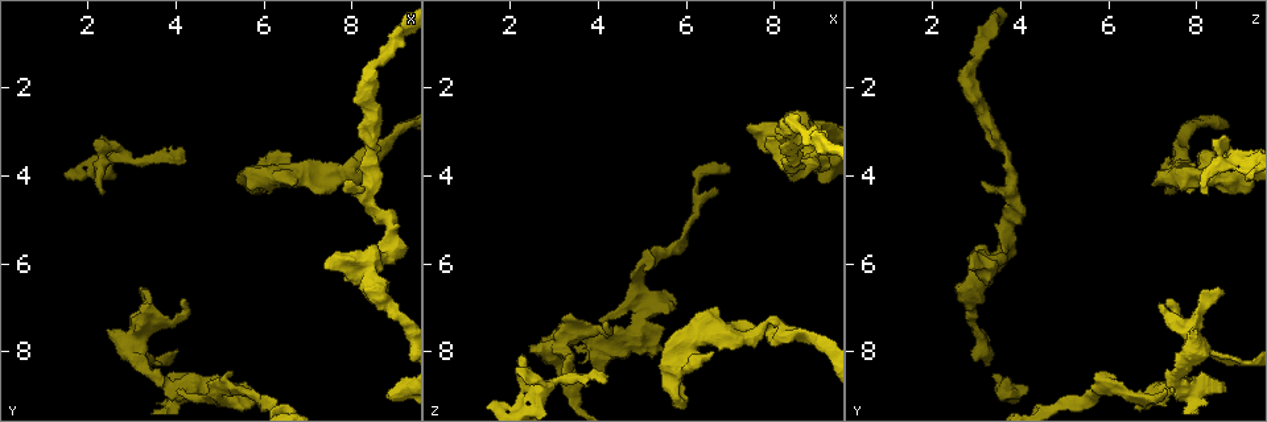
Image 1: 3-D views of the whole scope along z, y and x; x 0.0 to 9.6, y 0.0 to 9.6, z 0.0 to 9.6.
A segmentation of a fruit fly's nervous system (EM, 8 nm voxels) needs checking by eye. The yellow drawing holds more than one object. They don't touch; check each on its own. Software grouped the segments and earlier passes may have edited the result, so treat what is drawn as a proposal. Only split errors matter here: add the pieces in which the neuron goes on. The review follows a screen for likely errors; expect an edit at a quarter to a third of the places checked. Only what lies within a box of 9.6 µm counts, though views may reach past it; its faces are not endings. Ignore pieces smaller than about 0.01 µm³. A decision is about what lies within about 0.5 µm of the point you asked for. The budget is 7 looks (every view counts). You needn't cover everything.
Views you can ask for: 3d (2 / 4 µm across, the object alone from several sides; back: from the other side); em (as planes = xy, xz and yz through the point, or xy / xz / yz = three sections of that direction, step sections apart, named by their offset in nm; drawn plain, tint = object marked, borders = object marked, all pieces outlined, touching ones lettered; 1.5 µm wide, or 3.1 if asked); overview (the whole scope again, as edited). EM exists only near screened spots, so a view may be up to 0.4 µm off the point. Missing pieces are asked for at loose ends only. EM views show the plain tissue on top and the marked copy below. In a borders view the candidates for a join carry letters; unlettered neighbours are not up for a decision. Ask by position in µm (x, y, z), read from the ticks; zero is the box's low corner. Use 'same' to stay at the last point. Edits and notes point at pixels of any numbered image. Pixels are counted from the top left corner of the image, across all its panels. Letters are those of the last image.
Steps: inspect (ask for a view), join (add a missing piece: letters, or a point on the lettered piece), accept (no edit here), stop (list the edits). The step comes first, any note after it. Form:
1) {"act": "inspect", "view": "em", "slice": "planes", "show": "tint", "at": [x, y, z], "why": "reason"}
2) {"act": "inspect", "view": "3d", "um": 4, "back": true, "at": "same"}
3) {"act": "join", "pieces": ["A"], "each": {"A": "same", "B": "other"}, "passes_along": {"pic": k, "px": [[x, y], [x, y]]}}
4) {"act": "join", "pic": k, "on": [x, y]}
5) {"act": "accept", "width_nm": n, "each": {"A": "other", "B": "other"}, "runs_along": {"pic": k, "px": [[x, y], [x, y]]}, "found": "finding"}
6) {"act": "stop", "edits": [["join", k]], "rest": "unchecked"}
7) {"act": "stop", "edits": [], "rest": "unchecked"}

{"act": "inspect", "view": "em", "slice": "planes", "show": "borders", "at": [7.95, 4.15, 3.20]}

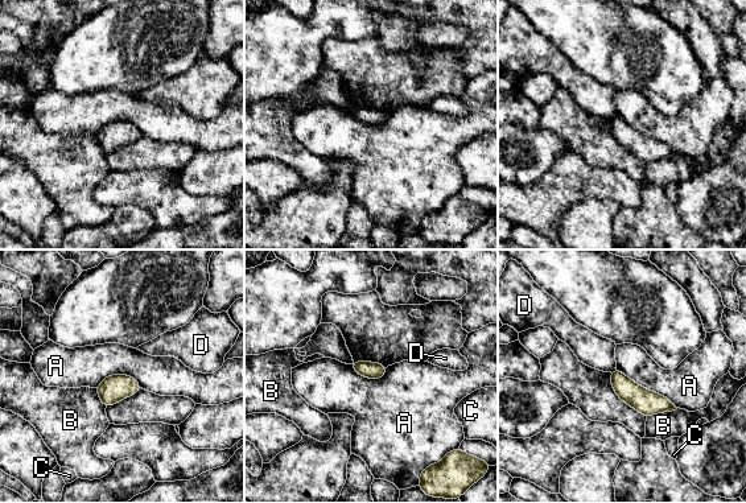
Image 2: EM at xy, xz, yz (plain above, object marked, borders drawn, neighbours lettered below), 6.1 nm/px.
{"act": "accept", "width_nm": 100, "each": {"A": "other", "B": "other", "C": "other", "D": "other"}, "border": {"pic": 2, "px": [[615, 367], [676, 408]]}, "found": "none of them fits"}

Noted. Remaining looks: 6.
{"act": "inspect", "view": "3d", "um": 2, "at": [3.50, 6.95, 7.30], "why": "thick end"}

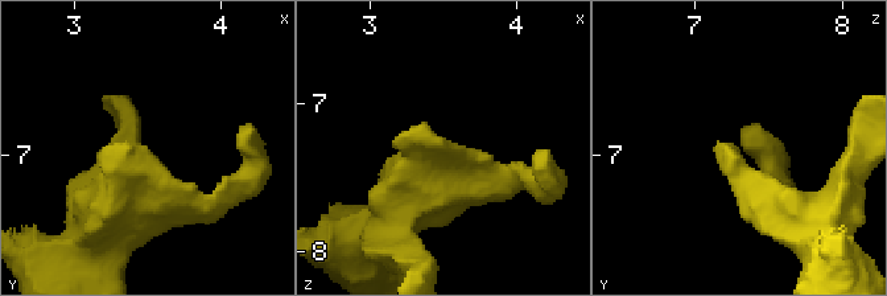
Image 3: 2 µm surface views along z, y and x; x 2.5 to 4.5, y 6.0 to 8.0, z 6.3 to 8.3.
{"act": "inspect", "view": "em", "slice": "xz", "step": 8, "show": "borders", "at": [3.54, 7.00, 7.32], "why": "now the EM"}

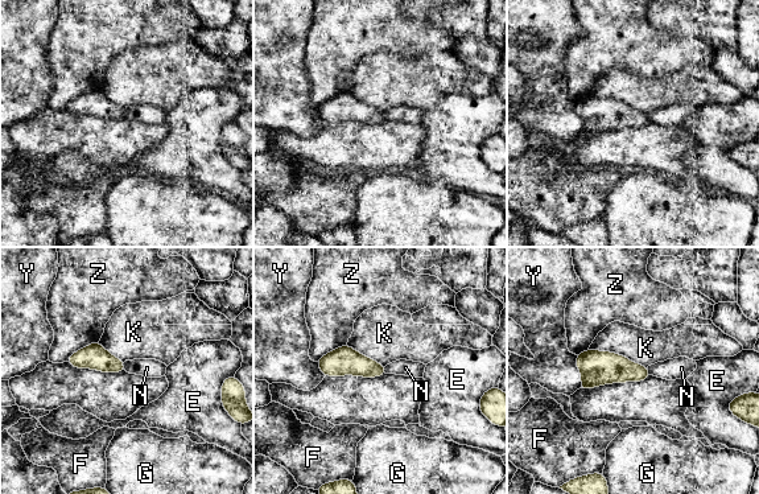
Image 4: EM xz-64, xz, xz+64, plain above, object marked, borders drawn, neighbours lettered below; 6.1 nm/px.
{"act": "inspect", "view": "em", "slice": "planes", "show": "borders", "at": "same"}

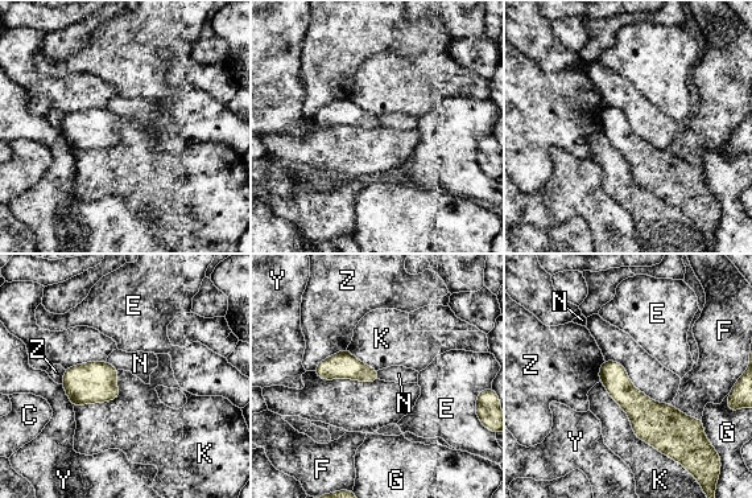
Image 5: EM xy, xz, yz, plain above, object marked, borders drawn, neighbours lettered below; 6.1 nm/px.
{"act": "accept", "each": {"C": "other", "E": "other", "F": "other", "G": "other", "K": "other", "N": "other", "Y": "other", "Z": "other"}, "found": "no lettered piece goes on from it"}

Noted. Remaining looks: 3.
{"act": "inspect", "view": "em", "slice": "xy", "step": 4, "show": "borders", "at": [2.35, 4.45, 8.20], "why": "free end"}

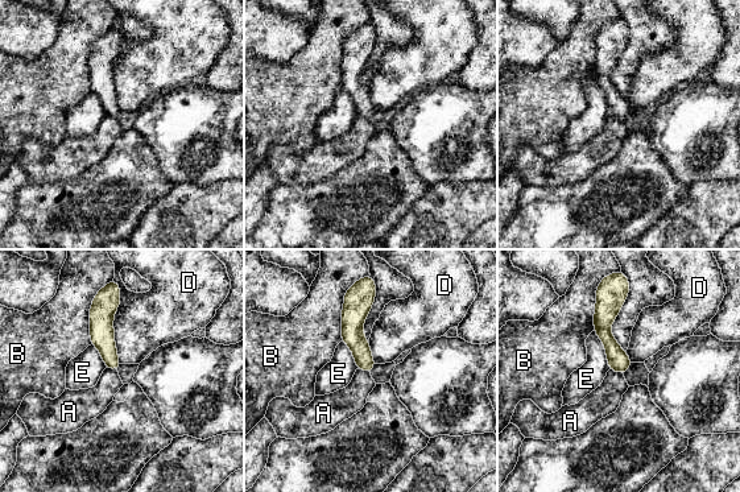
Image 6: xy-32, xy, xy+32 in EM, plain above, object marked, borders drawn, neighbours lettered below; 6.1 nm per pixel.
{"act": "inspect", "view": "em", "slice": "planes", "show": "borders", "at": "same"}

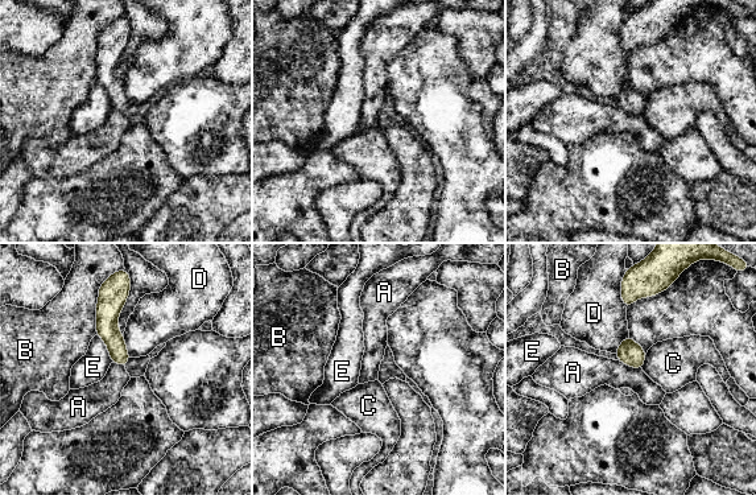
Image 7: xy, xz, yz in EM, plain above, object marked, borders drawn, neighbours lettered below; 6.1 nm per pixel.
{"act": "accept", "longest_contact_nm": ["B", 340], "each": {"A": "other", "B": "other", "C": "other", "D": "other", "E": "other"}, "runs_along": {"pic": 7, "px": [[119, 291], [110, 334], [123, 362]]}, "found": "no lettered piece goes on from it"}

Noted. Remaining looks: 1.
{"act": "stop", "edits": [], "rest": "unchecked"}

